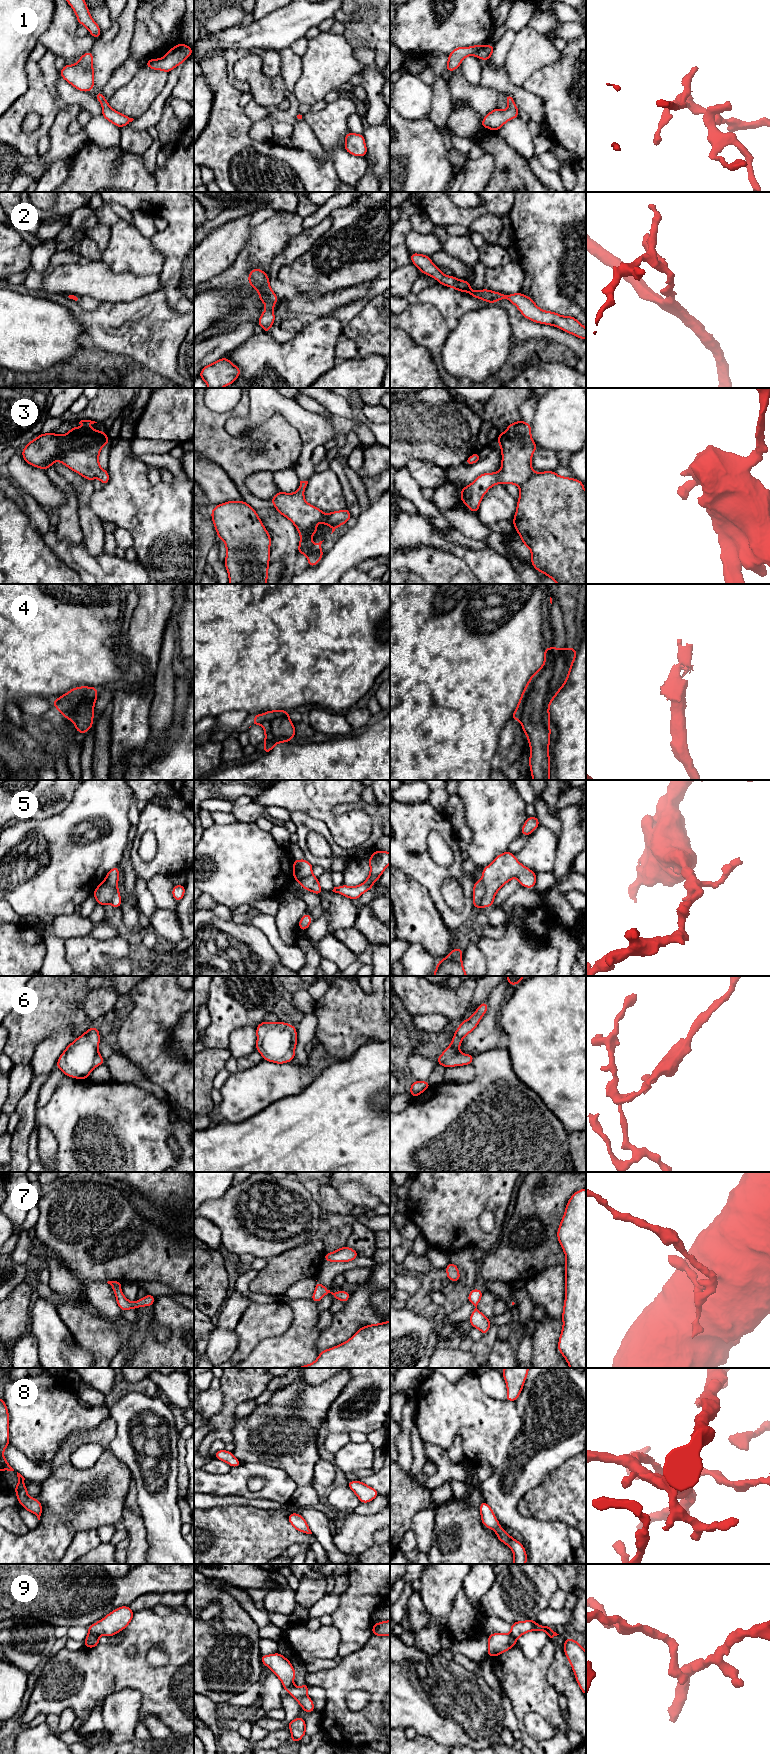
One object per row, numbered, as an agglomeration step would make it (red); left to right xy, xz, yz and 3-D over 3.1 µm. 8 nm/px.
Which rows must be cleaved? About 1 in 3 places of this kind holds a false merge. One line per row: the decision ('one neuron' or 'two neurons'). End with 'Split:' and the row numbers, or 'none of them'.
1: one neuron
2: one neuron
3: one neuron
4: one neuron
5: two neurons
6: one neuron
7: one neuron
8: one neuron
9: two neurons
Split: 5, 9

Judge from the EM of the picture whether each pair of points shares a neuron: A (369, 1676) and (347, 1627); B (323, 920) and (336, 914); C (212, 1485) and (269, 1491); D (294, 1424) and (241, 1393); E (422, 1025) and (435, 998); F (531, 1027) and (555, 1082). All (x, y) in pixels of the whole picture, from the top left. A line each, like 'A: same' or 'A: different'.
A: different
B: different
C: same
D: different
E: different
F: same

